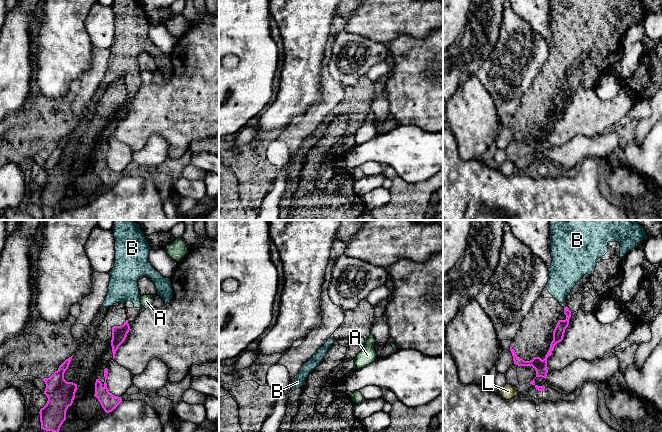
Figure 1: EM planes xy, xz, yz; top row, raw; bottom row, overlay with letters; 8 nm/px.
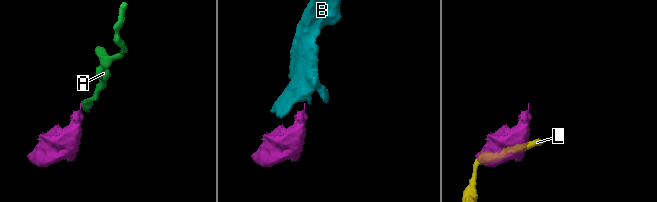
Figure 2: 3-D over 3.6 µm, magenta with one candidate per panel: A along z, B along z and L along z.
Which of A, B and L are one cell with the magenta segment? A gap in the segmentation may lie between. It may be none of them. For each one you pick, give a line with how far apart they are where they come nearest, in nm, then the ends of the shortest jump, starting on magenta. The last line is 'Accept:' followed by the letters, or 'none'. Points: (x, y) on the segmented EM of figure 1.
B: Distance 40 nm. Across: yz (566, 306), (564, 301)
Accept: B

